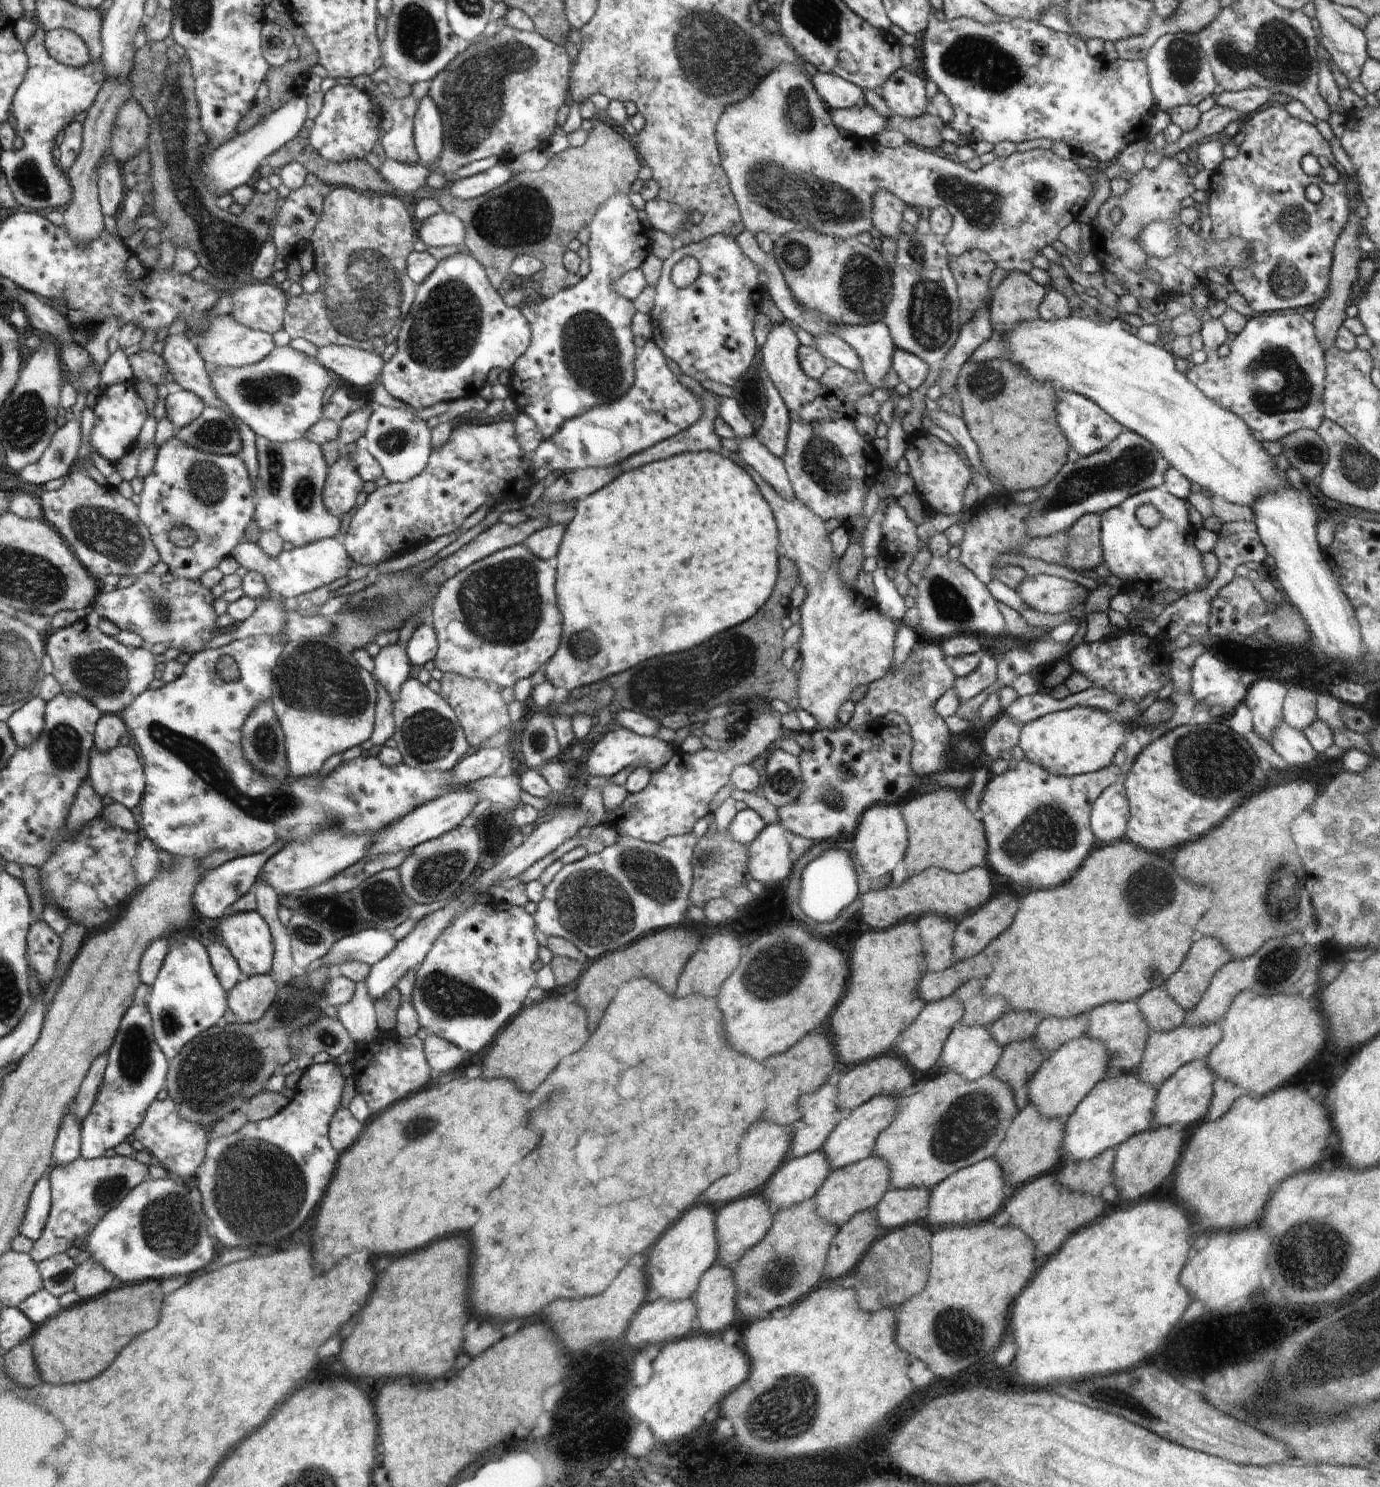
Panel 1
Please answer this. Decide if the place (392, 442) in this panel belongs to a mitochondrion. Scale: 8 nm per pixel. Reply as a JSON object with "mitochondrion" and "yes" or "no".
{"mitochondrion":"yes"}

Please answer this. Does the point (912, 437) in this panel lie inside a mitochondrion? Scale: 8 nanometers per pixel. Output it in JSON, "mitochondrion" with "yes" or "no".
{"mitochondrion":"no"}

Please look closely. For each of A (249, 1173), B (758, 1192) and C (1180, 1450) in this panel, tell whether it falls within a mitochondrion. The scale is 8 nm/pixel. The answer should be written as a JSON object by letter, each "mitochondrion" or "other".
{"A":"mitochondrion","B":"other","C":"other"}

